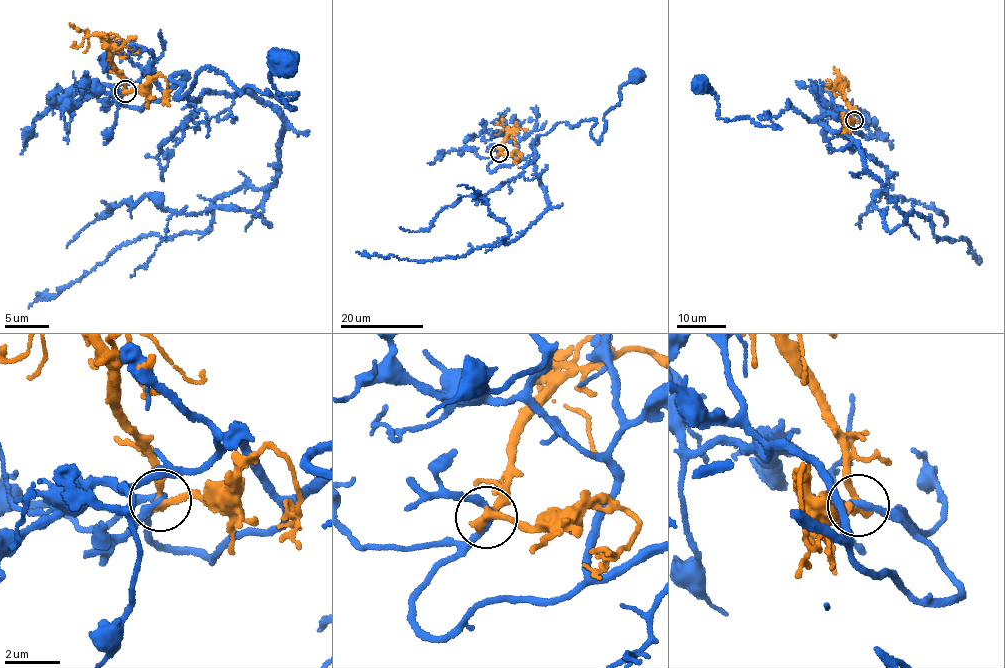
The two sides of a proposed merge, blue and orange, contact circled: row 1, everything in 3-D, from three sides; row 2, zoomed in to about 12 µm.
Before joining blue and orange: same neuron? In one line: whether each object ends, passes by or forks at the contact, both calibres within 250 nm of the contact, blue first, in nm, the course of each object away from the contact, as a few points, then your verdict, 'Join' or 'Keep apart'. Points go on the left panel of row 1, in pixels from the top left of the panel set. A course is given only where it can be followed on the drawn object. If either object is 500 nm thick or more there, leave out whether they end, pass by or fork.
At the ring blue passes by. At the ring orange passes by. Thickness 240 nm (blue) against 280 nm. Course of blue: (125, 92), (142, 108), (181, 73), (180, 98), (214, 68), (292, 109), (279, 65). Course of orange: (125, 92), (124, 76), (97, 34), (89, 34), (89, 31), (85, 35), (89, 47), (83, 52). Keep apart

